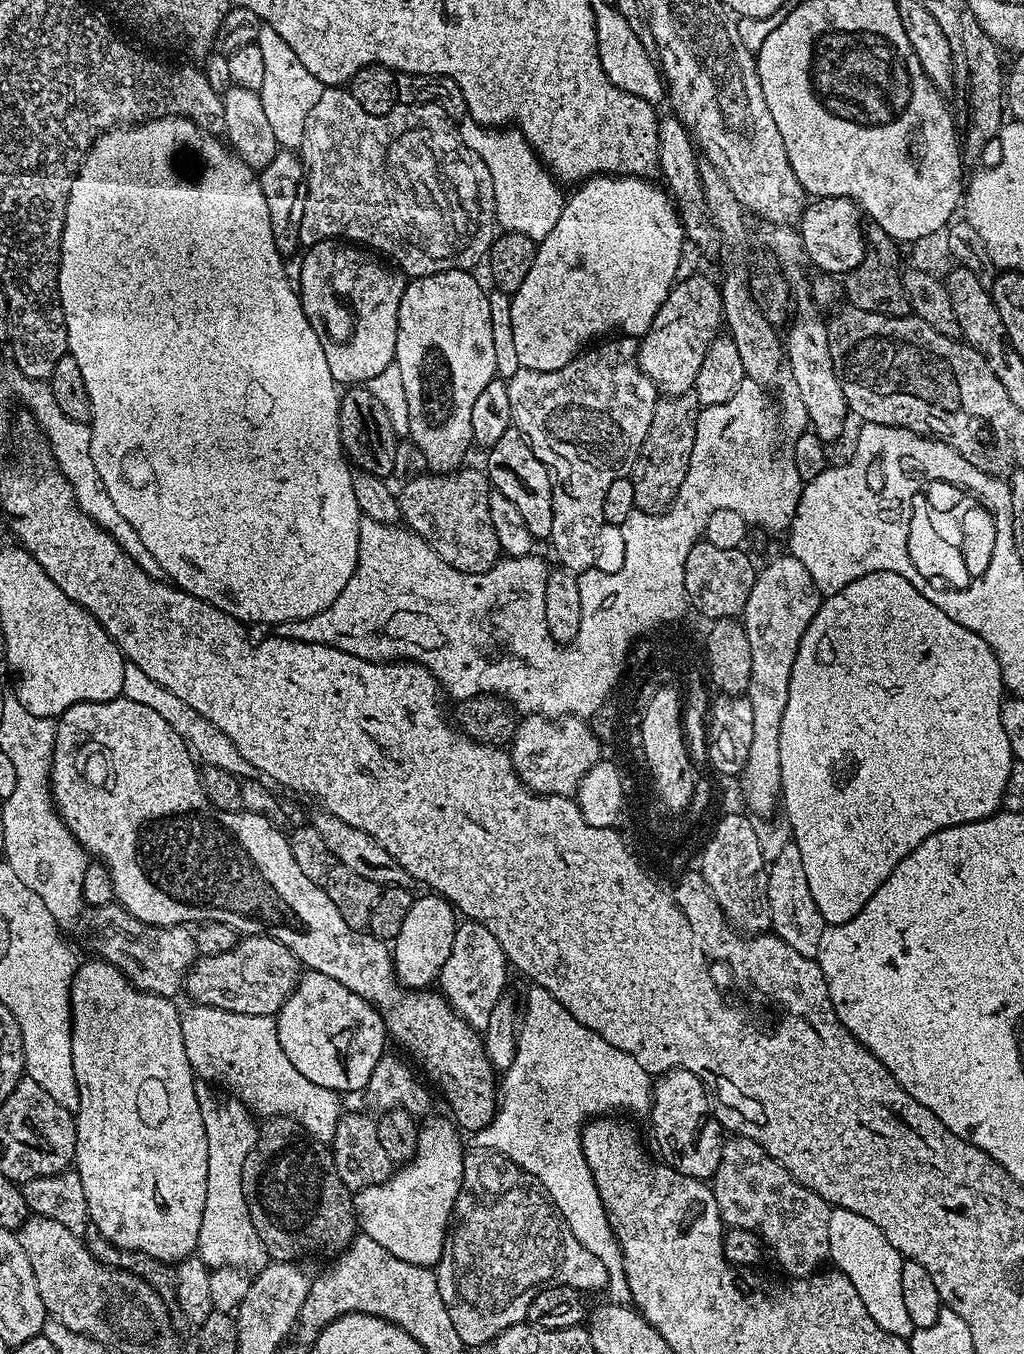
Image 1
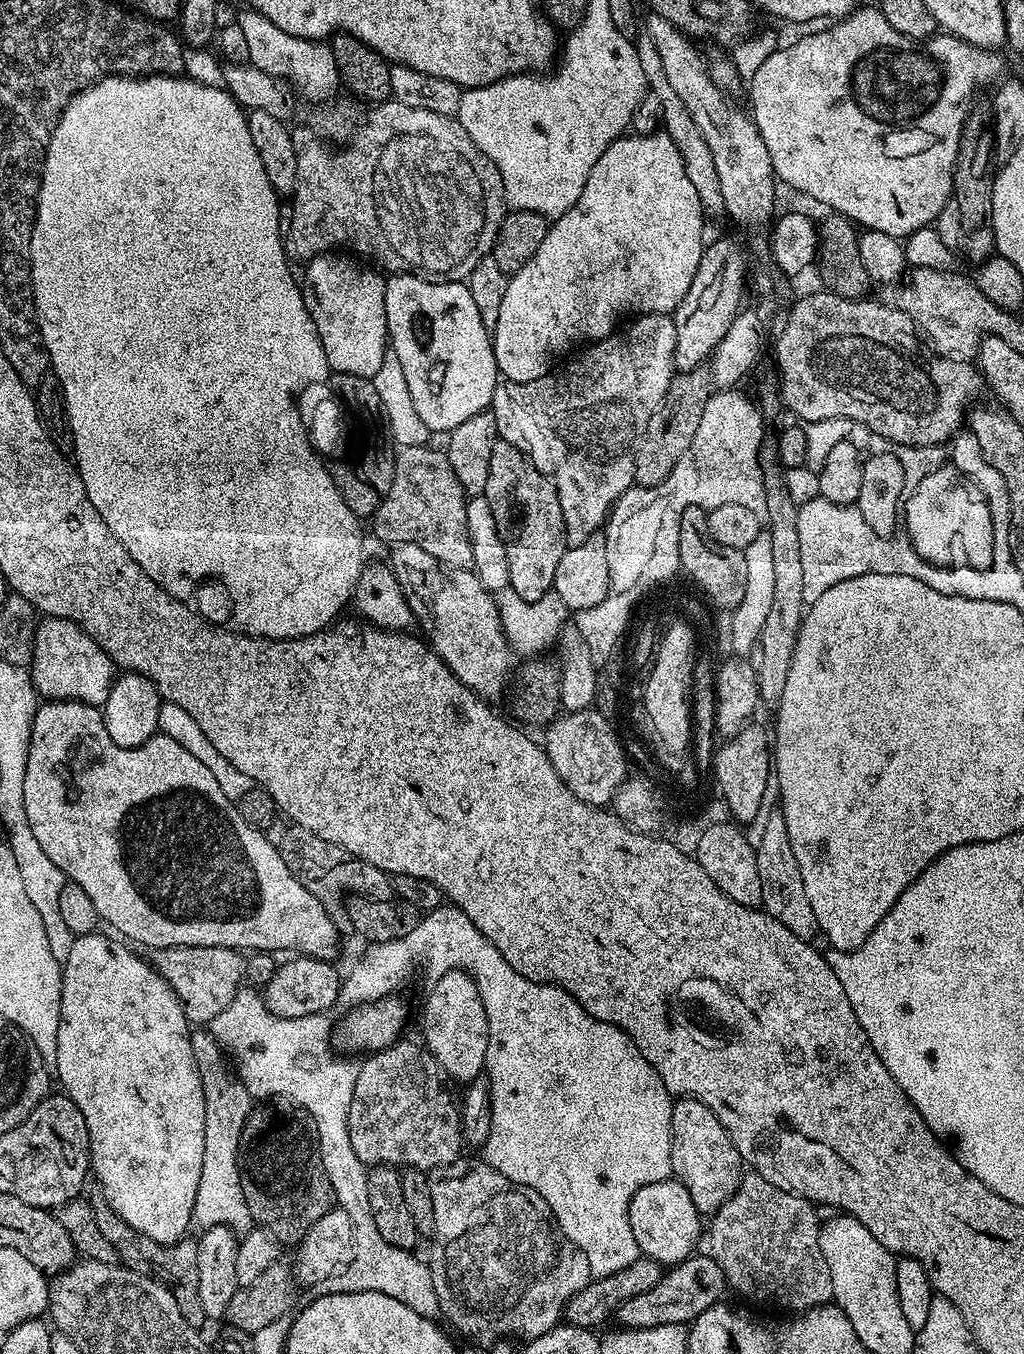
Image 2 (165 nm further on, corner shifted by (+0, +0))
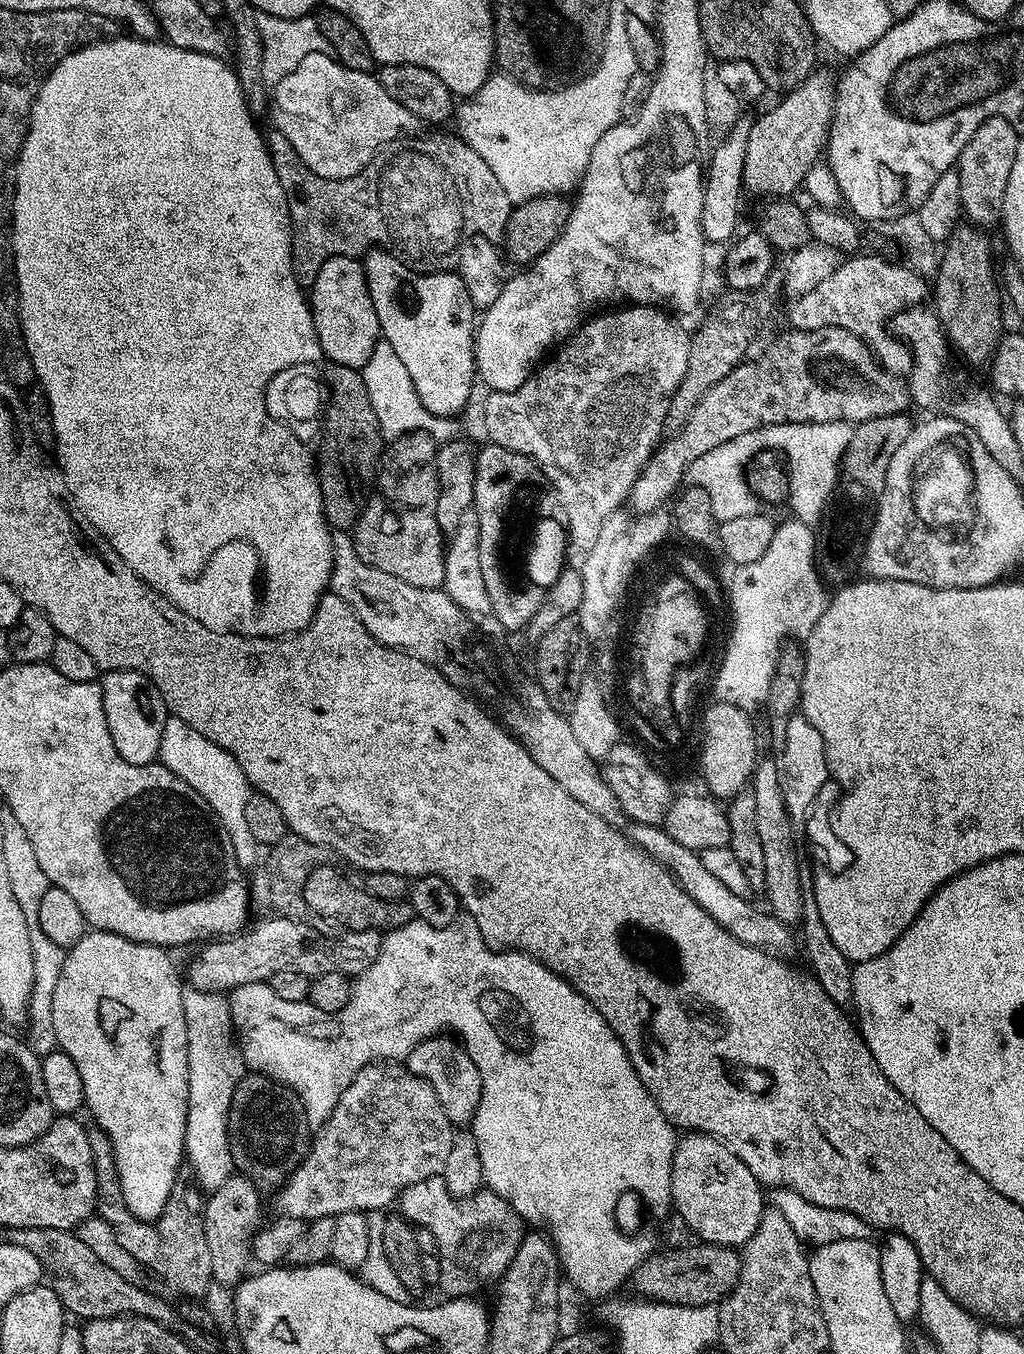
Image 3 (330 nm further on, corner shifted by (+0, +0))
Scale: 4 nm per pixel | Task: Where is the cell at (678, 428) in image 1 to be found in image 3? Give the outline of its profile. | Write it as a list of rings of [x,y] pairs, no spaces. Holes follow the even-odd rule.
[[[773,270],[762,282],[762,286],[752,288],[748,292],[733,295],[700,329],[691,333],[688,341],[688,361],[686,374],[682,374],[682,382],[678,382],[678,390],[668,400],[668,413],[664,419],[664,427],[669,433],[675,434],[690,418],[694,406],[708,391],[730,370],[743,364],[749,355],[748,347],[756,340],[756,335],[764,328],[764,323],[772,316],[772,307],[782,299],[784,291],[784,273]]]

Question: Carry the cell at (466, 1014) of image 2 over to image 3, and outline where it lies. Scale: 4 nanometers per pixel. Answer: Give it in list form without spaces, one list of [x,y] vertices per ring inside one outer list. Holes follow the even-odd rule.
[[[441,1034],[423,1040],[422,1043],[414,1046],[414,1050],[406,1058],[406,1067],[414,1075],[421,1076],[423,1080],[430,1082],[434,1094],[438,1094],[438,1102],[446,1118],[450,1118],[452,1125],[471,1125],[476,1112],[482,1106],[484,1087],[482,1078],[478,1074],[478,1066],[474,1066],[470,1054],[464,1049],[459,1039]]]

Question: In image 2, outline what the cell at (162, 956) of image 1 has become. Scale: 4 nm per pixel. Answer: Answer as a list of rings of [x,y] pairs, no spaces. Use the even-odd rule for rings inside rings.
[[[157,948],[151,953],[150,963],[156,973],[174,990],[189,1025],[192,1026],[211,1025],[212,1020],[218,1018],[218,1014],[222,1014],[226,1006],[230,1006],[241,987],[240,979],[243,981],[246,976],[245,957],[234,948]]]

